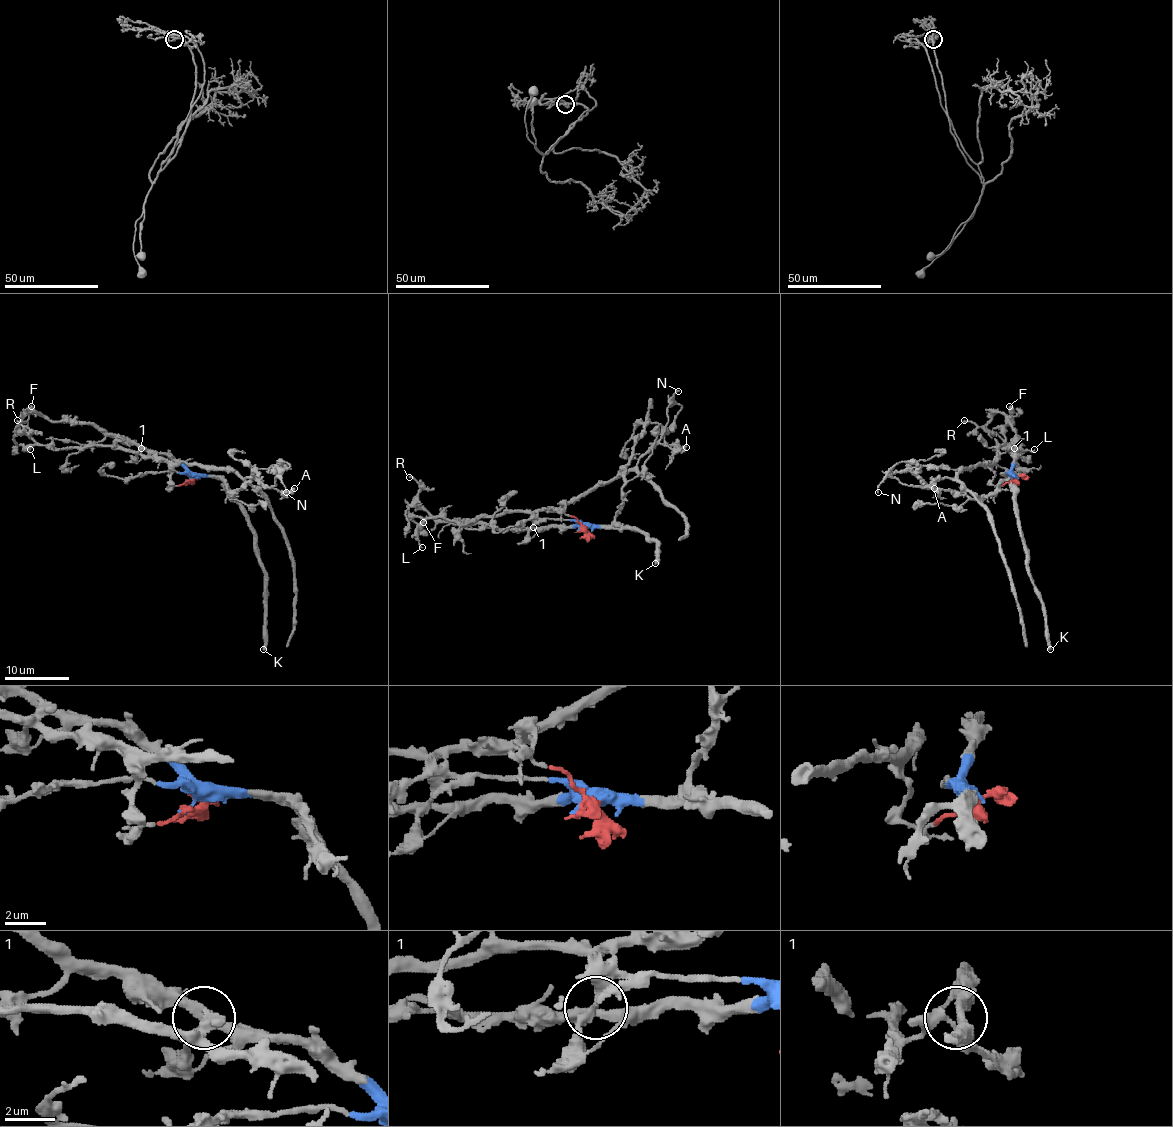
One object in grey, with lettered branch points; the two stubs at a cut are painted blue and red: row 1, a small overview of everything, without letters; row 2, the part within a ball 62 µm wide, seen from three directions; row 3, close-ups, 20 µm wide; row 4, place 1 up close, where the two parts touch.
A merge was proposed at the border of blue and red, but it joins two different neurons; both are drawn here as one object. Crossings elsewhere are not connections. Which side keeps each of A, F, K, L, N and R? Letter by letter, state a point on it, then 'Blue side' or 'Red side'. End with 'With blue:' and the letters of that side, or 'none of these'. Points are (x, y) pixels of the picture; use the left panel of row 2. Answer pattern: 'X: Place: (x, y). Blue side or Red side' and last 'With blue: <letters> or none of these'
A: Place: (294, 488). Red side
F: Place: (31, 406). Red side
K: Place: (263, 649). Blue side
L: Place: (30, 449). Red side
N: Place: (286, 492). Red side
R: Place: (17, 420). Blue side
With blue: K, R

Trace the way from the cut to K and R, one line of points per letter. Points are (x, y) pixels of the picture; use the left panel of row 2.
K: (190, 480), (217, 477), (253, 533), (257, 562), (264, 573), (262, 649)
R: (190, 480), (164, 454), (125, 444), (90, 423), (28, 412), (25, 427), (17, 420)

